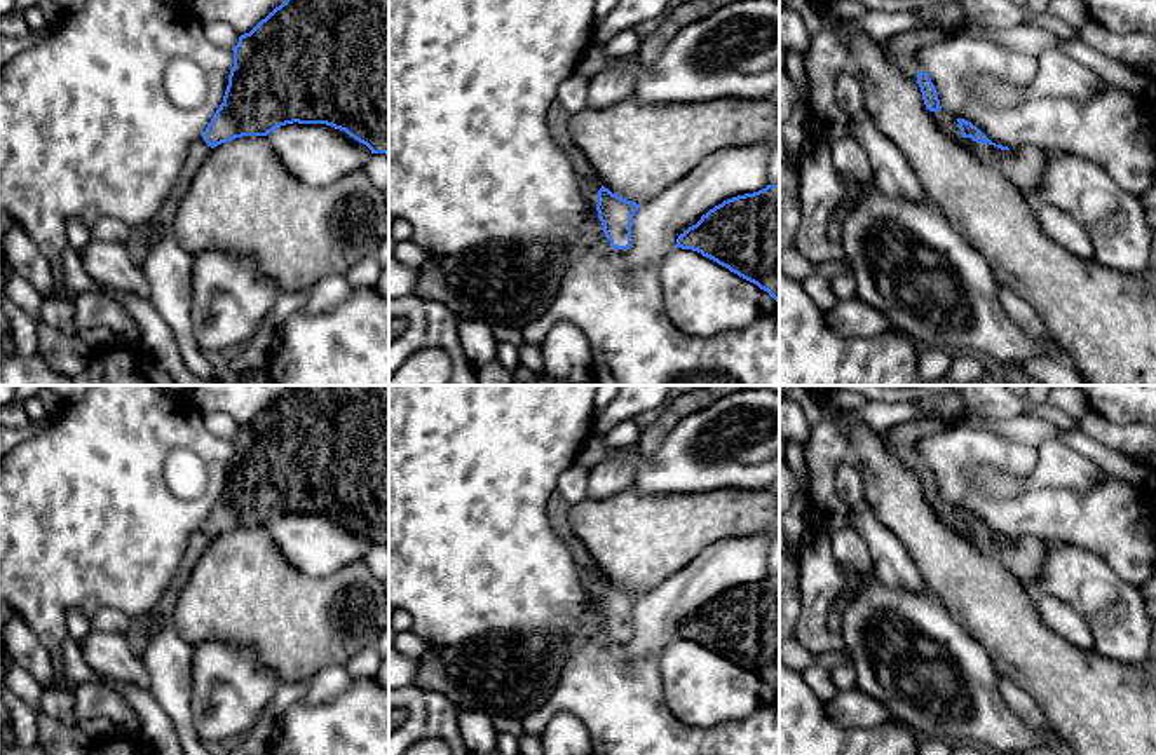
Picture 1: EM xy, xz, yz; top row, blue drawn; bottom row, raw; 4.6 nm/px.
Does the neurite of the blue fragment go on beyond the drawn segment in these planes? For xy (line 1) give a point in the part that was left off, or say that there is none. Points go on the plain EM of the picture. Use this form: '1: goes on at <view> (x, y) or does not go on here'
1: goes on at xy (143, 628)

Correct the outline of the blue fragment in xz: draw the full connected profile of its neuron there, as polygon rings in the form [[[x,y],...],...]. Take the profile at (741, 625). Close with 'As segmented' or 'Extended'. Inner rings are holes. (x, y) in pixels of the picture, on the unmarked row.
[[[779,574],[715,596],[678,626],[677,638],[701,643],[757,675],[779,694]]]. As segmented

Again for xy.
[[[289,385],[249,424],[239,427],[234,457],[223,493],[213,506],[204,525],[197,528],[180,561],[176,574],[157,605],[138,617],[131,617],[126,640],[136,656],[143,656],[150,640],[173,624],[173,612],[197,560],[211,541],[242,527],[267,527],[286,514],[326,514],[345,521],[366,535],[371,544],[389,546],[389,385]]]. Extended

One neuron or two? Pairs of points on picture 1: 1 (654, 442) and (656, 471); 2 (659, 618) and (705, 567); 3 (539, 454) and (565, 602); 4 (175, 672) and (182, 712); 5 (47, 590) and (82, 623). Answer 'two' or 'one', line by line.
1: two
2: one
3: one
4: one
5: two

